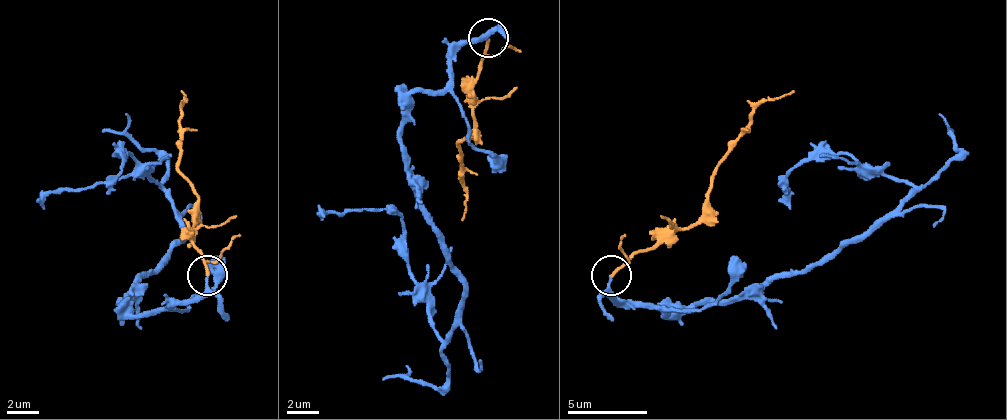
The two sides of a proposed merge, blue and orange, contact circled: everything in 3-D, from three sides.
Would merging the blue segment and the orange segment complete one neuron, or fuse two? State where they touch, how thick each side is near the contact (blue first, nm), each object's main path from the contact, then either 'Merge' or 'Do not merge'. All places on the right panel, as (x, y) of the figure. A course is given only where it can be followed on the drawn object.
Place: (611, 275). Thickness 190 nm (blue) against 200 nm. Course of blue: (610, 274), (618, 302), (666, 314), (757, 294), (865, 238), (912, 191), (849, 155), (801, 159), (789, 203). Course of orange: (610, 274), (686, 230), (701, 214), (705, 195), (717, 167), (749, 115), (769, 99), (793, 91). Merge

